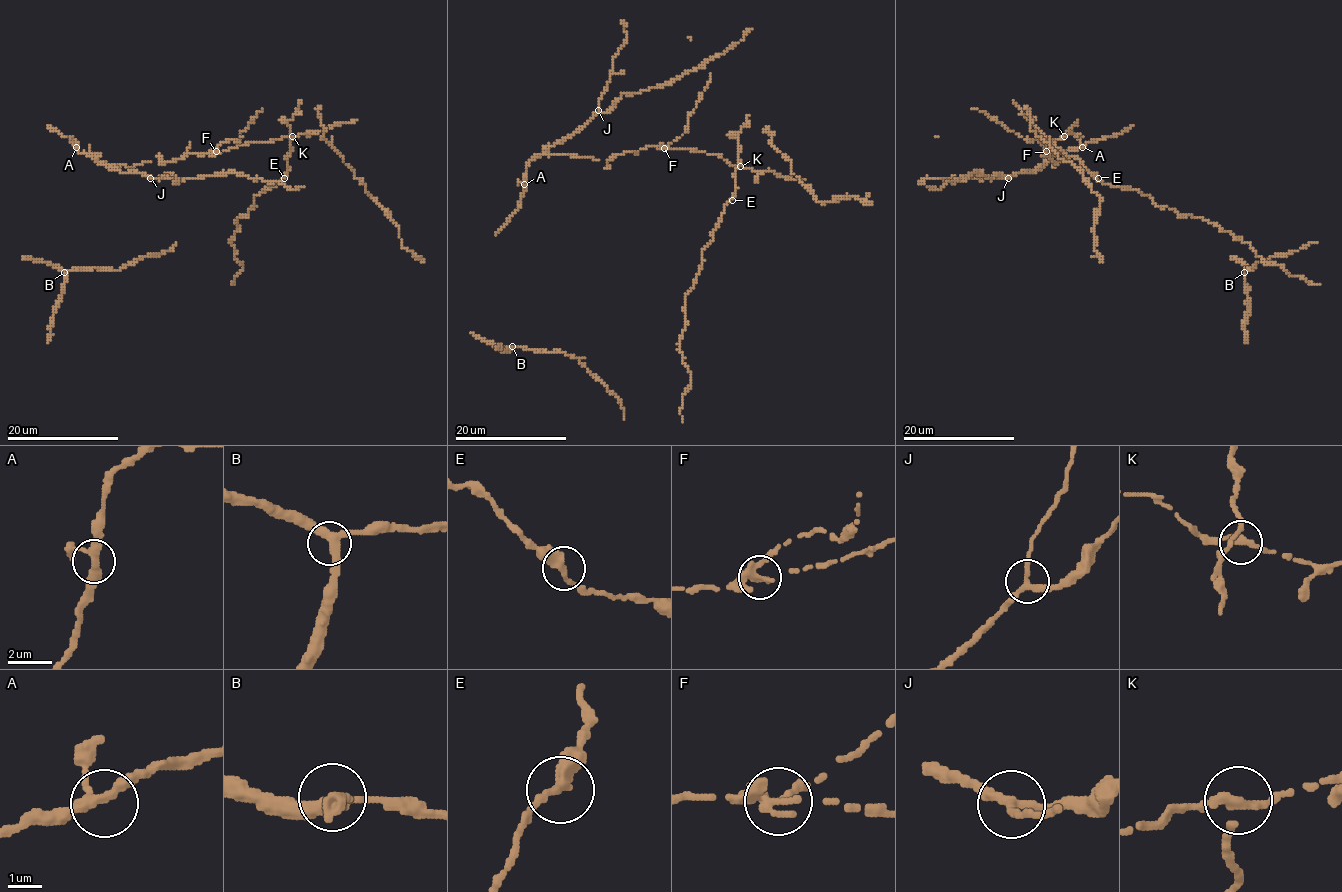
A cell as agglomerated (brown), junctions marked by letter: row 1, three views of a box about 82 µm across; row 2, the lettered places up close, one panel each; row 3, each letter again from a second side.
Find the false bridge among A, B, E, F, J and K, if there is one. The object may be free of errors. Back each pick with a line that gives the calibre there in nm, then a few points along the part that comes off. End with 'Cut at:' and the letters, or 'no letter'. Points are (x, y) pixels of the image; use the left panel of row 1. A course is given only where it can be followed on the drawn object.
F: 280 nm
Cut at: F

